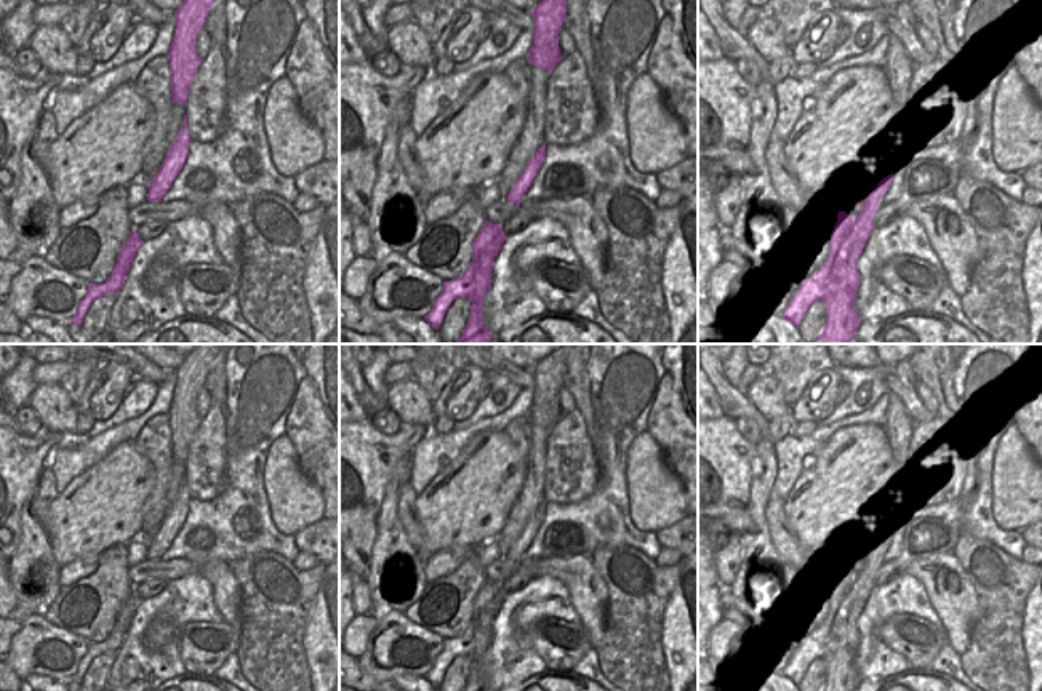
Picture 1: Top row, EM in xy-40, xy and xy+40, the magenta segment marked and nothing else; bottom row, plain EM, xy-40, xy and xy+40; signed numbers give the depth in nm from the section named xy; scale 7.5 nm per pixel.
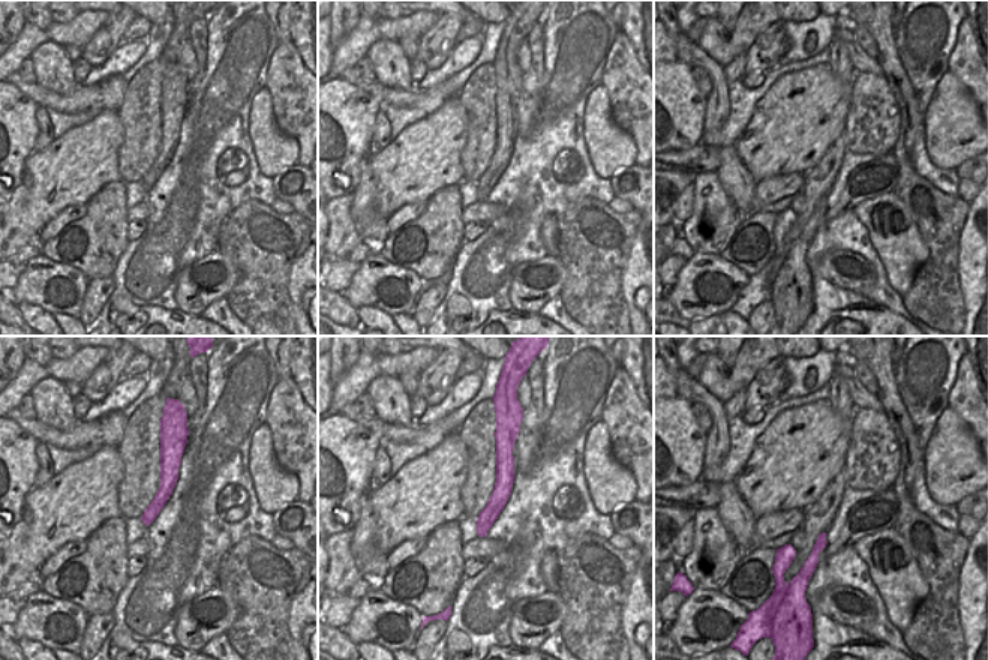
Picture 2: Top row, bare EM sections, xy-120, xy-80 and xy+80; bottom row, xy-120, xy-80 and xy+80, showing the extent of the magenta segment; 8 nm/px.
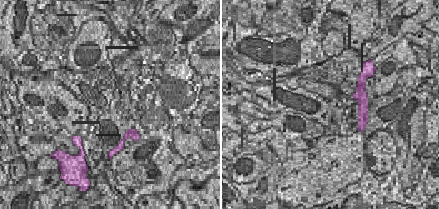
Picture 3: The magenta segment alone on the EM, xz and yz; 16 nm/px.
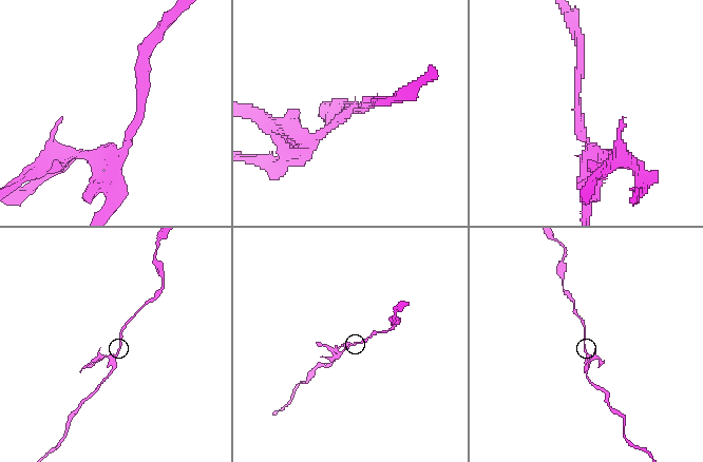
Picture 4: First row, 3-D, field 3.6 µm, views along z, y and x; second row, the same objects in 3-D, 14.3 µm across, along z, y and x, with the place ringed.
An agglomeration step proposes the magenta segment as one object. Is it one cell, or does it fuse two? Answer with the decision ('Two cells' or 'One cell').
Two cells

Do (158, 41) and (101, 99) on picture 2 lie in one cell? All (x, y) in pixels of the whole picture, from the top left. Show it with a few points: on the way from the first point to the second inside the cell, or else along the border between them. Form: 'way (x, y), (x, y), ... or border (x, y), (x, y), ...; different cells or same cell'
border (122, 75), (128, 83); different cells

